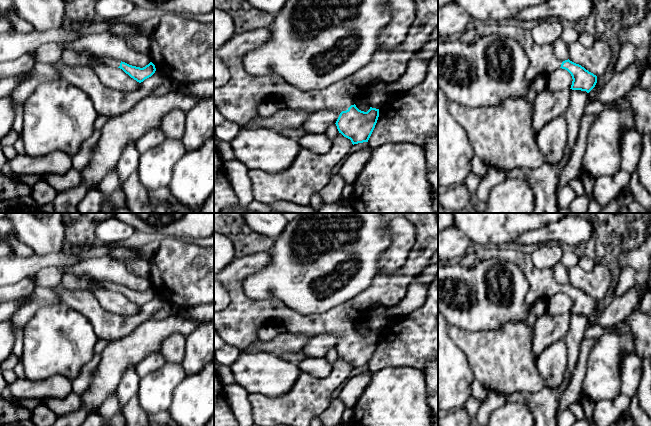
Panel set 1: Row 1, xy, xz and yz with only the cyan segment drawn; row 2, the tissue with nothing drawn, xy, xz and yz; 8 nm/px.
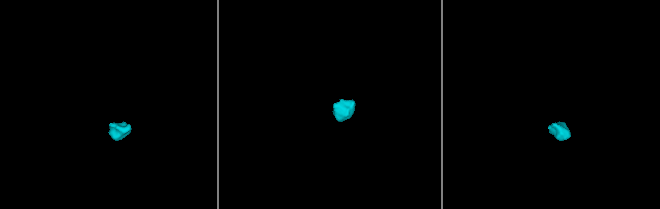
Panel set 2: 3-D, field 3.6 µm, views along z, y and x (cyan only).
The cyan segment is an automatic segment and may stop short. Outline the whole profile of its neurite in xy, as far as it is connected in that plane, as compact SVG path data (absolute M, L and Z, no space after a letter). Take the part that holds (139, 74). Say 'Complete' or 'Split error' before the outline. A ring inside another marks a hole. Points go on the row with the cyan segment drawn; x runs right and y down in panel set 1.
Split error. M64 50L61 61L69 66L81 67L91 67L92 64L104 63L108 66L122 69L139 83L151 77L156 71L155 65L152 62L140 68L109 57L98 57L89 52L78 53L72 50Z

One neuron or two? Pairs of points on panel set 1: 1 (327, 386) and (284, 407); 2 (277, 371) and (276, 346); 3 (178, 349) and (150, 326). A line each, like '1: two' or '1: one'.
1: one
2: two
3: two

